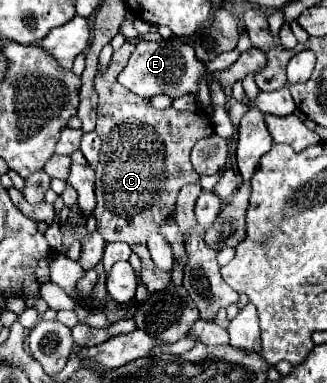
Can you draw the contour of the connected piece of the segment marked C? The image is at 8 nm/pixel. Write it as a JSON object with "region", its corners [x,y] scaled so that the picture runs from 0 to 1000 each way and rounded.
{"region":[[[385,107],[361,133],[349,133],[336,175],[324,191],[300,191],[287,206],[287,232],[300,243],[300,321],[294,321],[294,347],[312,363],[306,384],[306,420],[294,431],[294,577],[300,598],[312,603],[324,634],[336,629],[379,629],[398,640],[398,650],[434,676],[434,739],[471,765],[502,755],[520,739],[520,713],[489,708],[446,650],[446,624],[459,608],[477,608],[477,593],[489,587],[489,572],[508,572],[532,551],[538,509],[550,488],[575,478],[599,478],[606,457],[593,436],[581,431],[581,394],[593,373],[618,358],[642,358],[654,347],[648,321],[606,295],[606,290],[538,290],[532,279],[483,290],[465,279],[459,258],[428,253],[385,227],[373,227],[355,201],[391,164],[391,149],[410,133],[410,112]]]}

